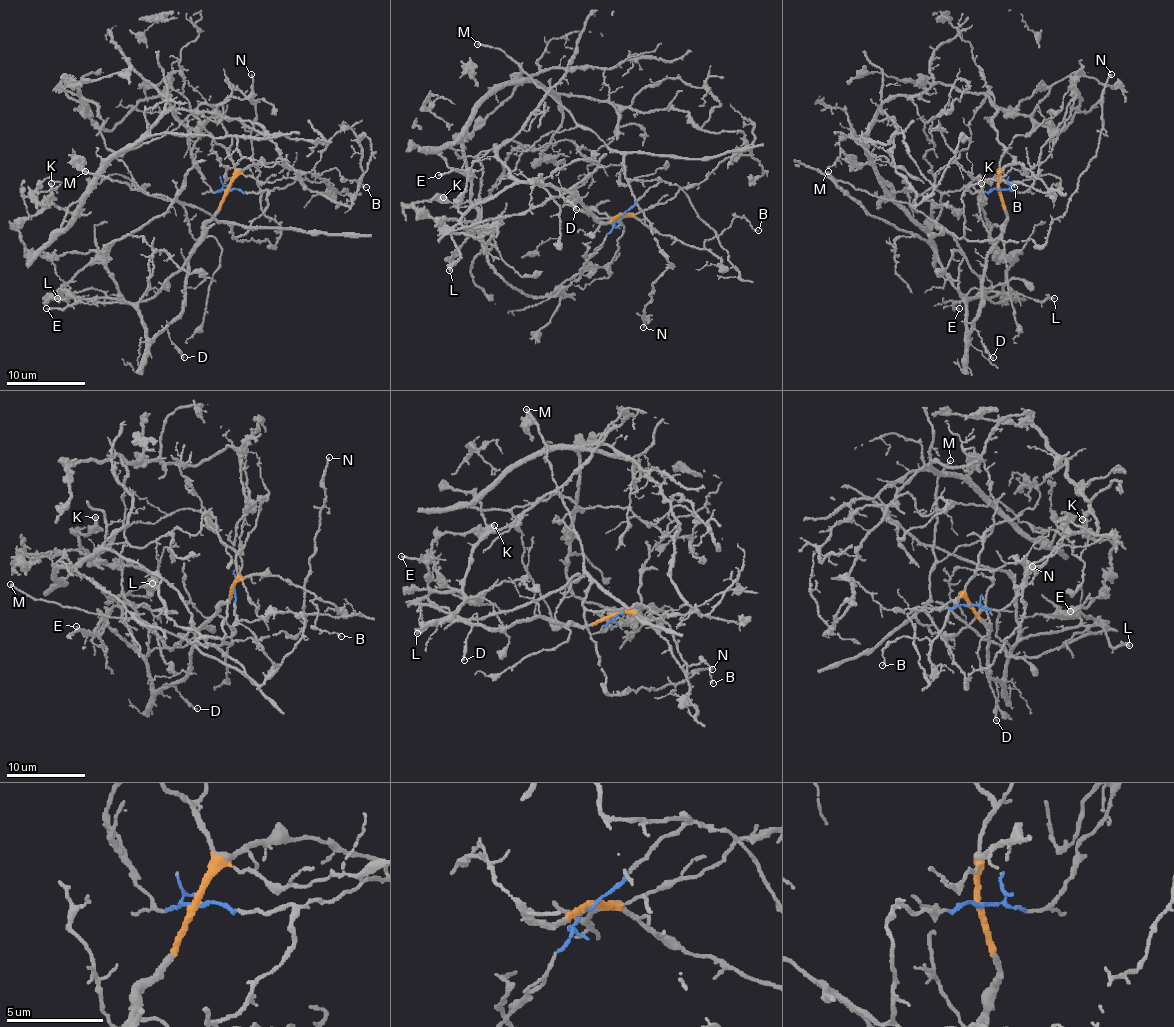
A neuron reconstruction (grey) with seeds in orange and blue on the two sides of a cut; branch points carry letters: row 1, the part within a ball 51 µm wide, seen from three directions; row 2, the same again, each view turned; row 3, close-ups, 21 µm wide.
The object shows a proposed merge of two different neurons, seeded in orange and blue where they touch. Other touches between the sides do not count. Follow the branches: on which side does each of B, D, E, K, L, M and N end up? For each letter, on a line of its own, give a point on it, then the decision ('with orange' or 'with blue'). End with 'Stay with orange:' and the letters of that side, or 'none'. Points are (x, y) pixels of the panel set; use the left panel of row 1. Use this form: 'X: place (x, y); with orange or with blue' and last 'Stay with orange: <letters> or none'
B: place (366, 187); with orange
D: place (184, 357); with orange
E: place (46, 308); with orange
K: place (51, 183); with orange
L: place (57, 298); with orange
M: place (85, 171); with blue
N: place (251, 74); with blue
Stay with orange: B, D, E, K, L

